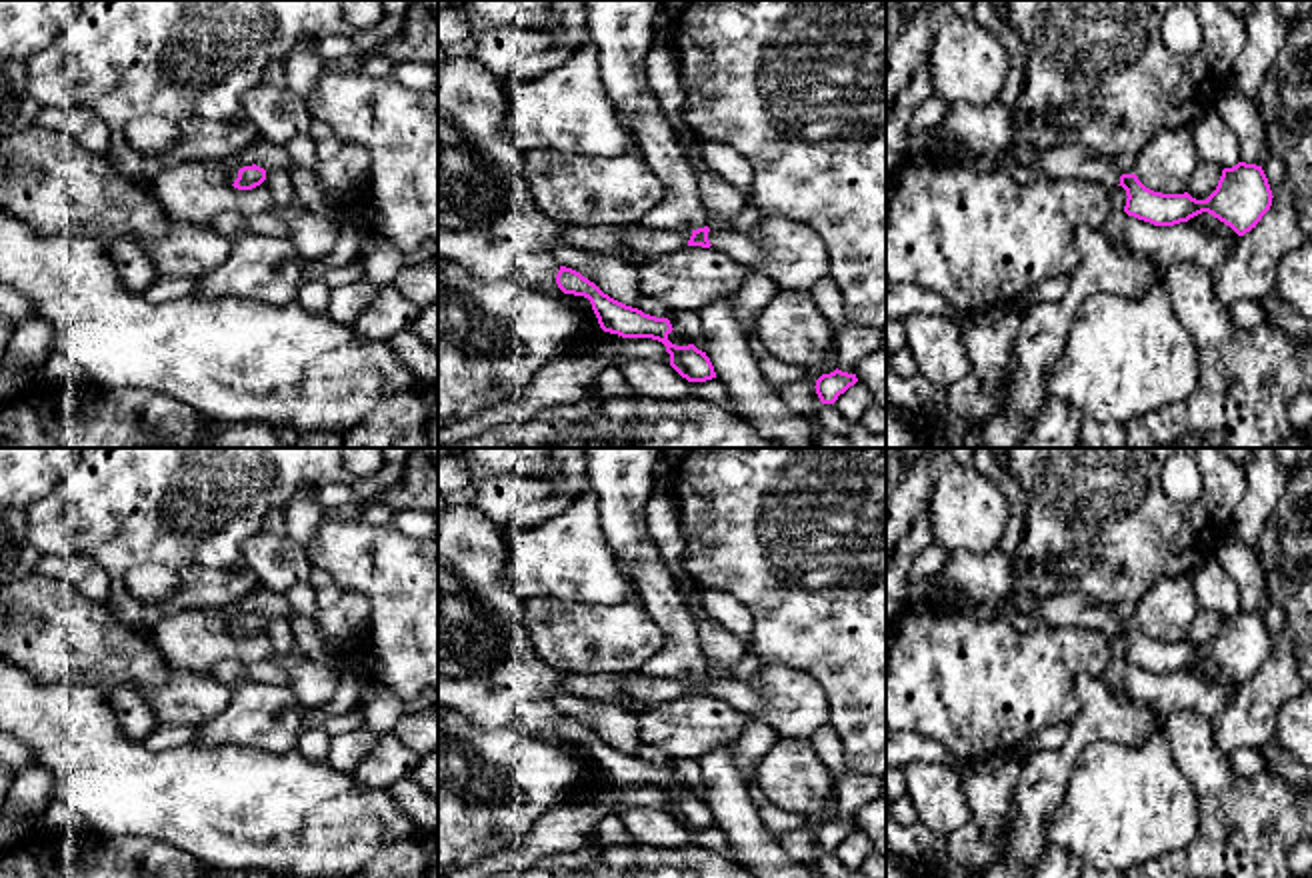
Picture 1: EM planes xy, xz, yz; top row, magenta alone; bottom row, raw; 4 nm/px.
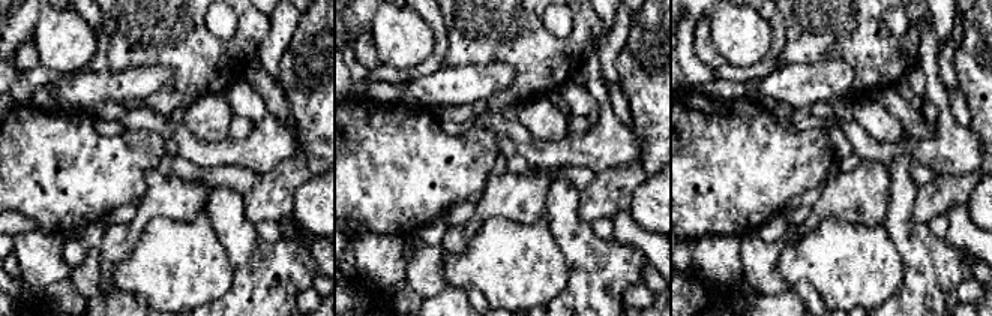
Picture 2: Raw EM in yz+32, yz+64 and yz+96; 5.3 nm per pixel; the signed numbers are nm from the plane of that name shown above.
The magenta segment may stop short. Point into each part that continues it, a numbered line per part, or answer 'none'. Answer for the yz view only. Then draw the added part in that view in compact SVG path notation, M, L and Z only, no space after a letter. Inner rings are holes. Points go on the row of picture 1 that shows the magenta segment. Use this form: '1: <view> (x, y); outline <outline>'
1: yz (1068, 158); outline M1060 142L1040 150L1032 166L1050 180L1082 178L1098 182L1108 190L1120 184L1114 160L1078 142Z

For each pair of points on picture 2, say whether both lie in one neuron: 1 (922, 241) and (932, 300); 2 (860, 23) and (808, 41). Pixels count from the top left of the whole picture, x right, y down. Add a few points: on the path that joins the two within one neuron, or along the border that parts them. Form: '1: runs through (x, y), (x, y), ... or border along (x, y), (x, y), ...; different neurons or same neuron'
1: runs through (925, 256), (929, 261), (929, 285); same neuron
2: runs through (847, 23), (826, 23), (821, 27); same neuron

